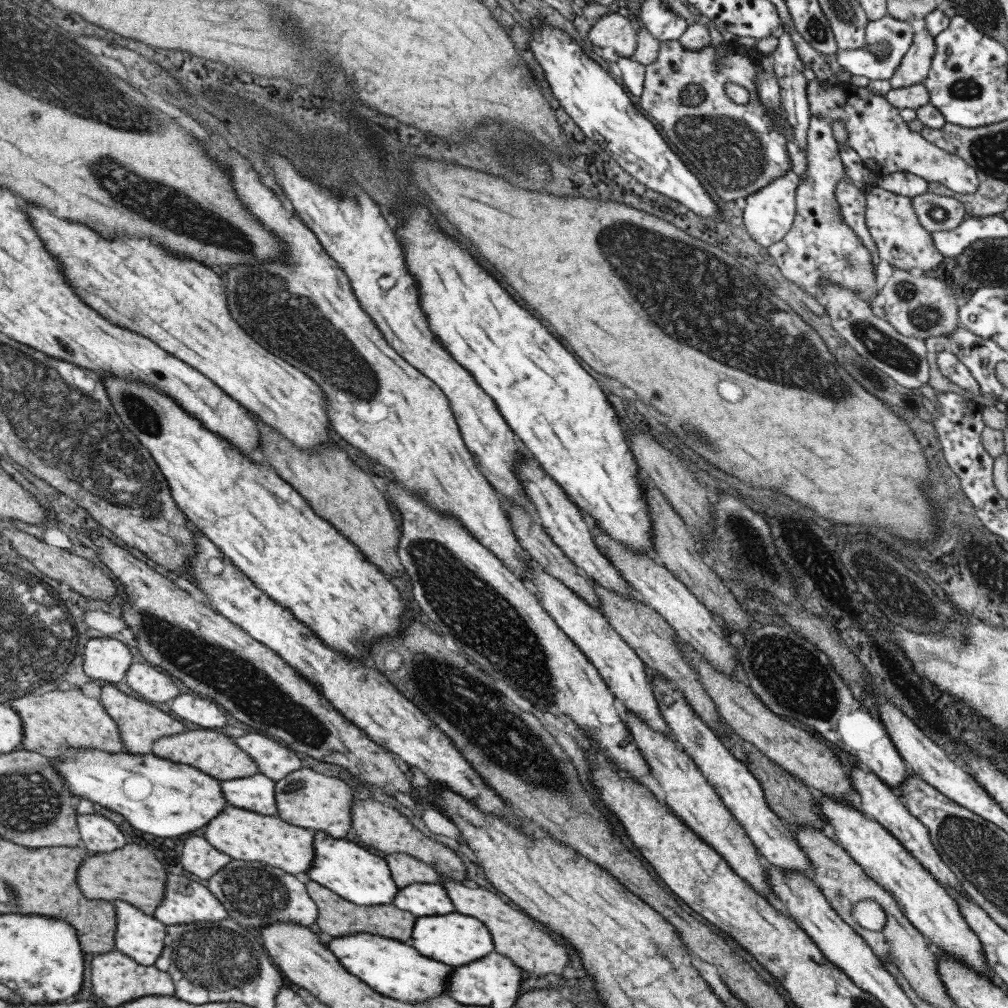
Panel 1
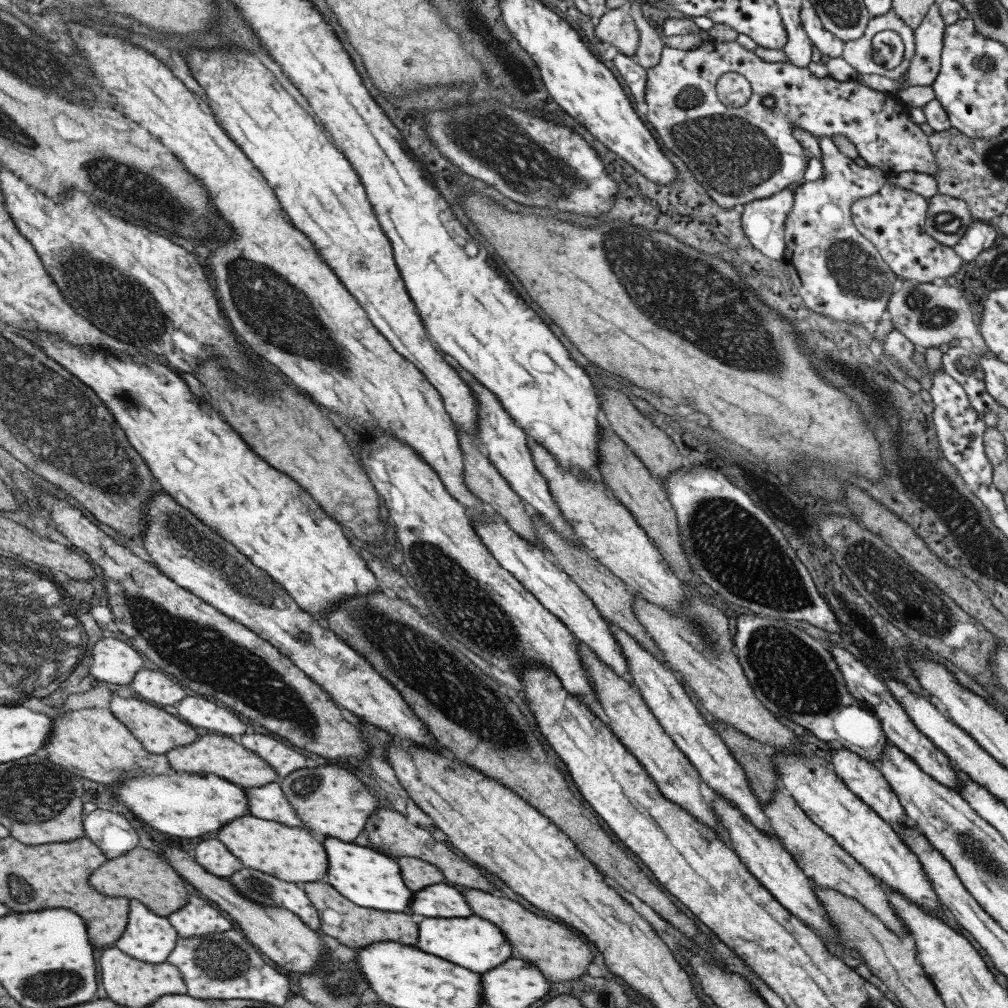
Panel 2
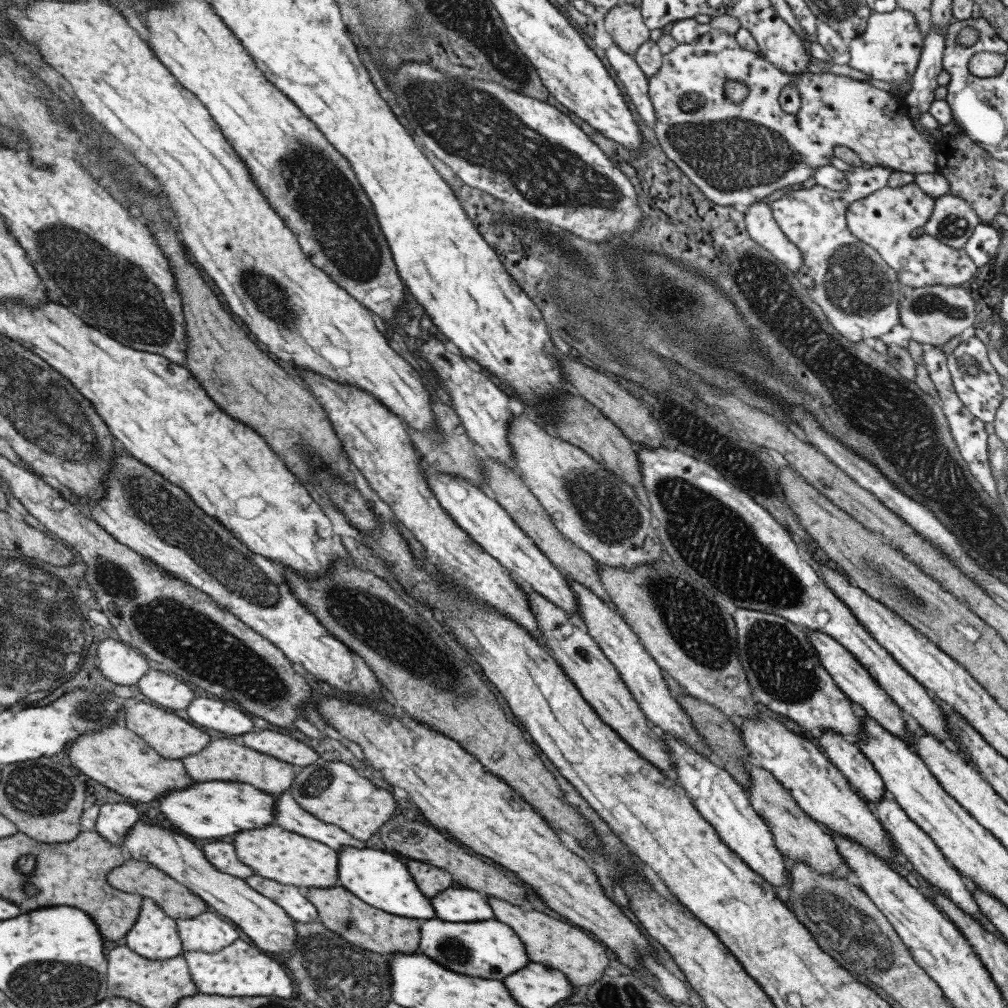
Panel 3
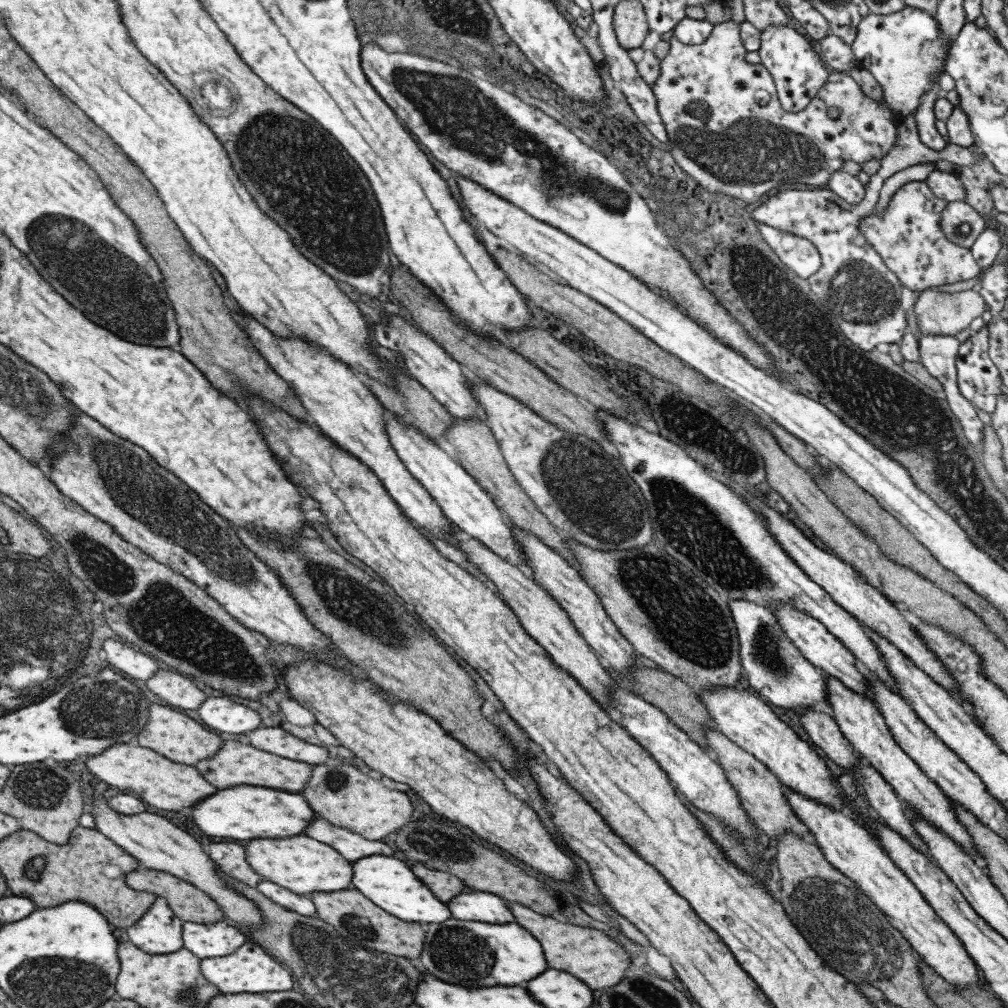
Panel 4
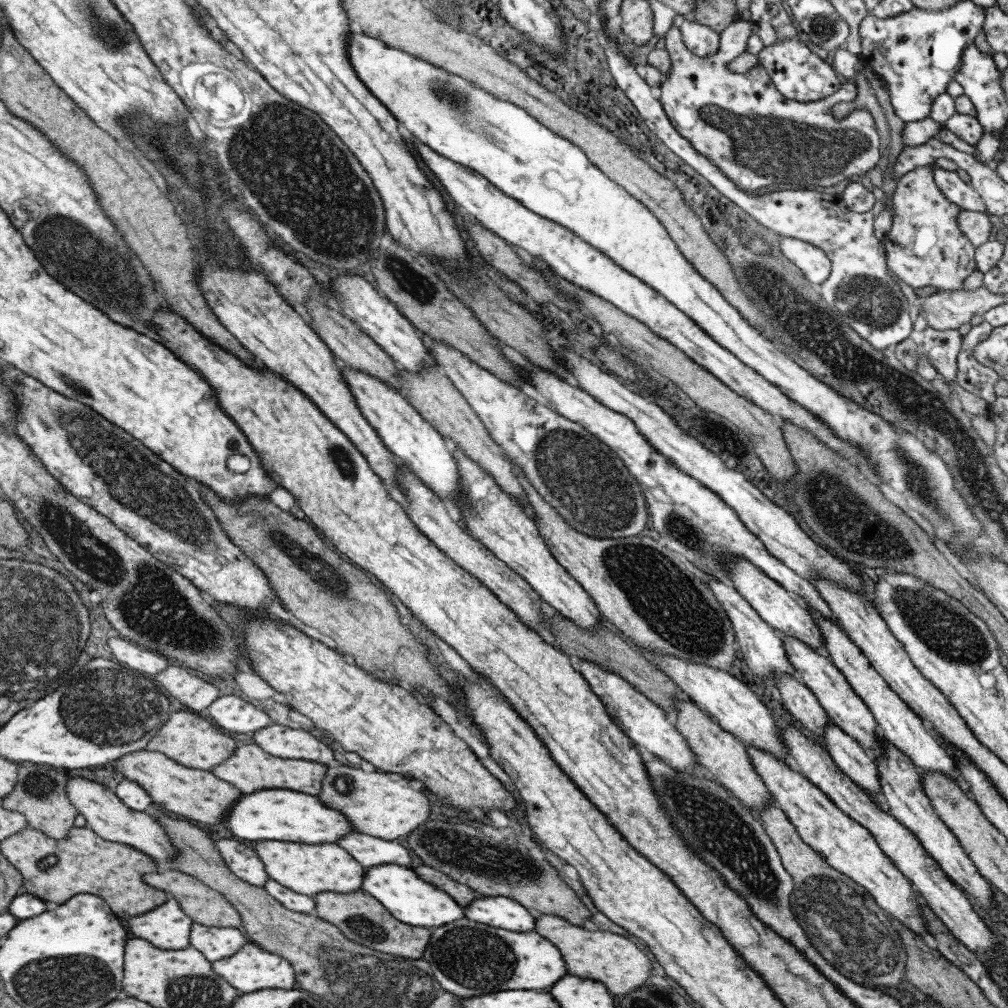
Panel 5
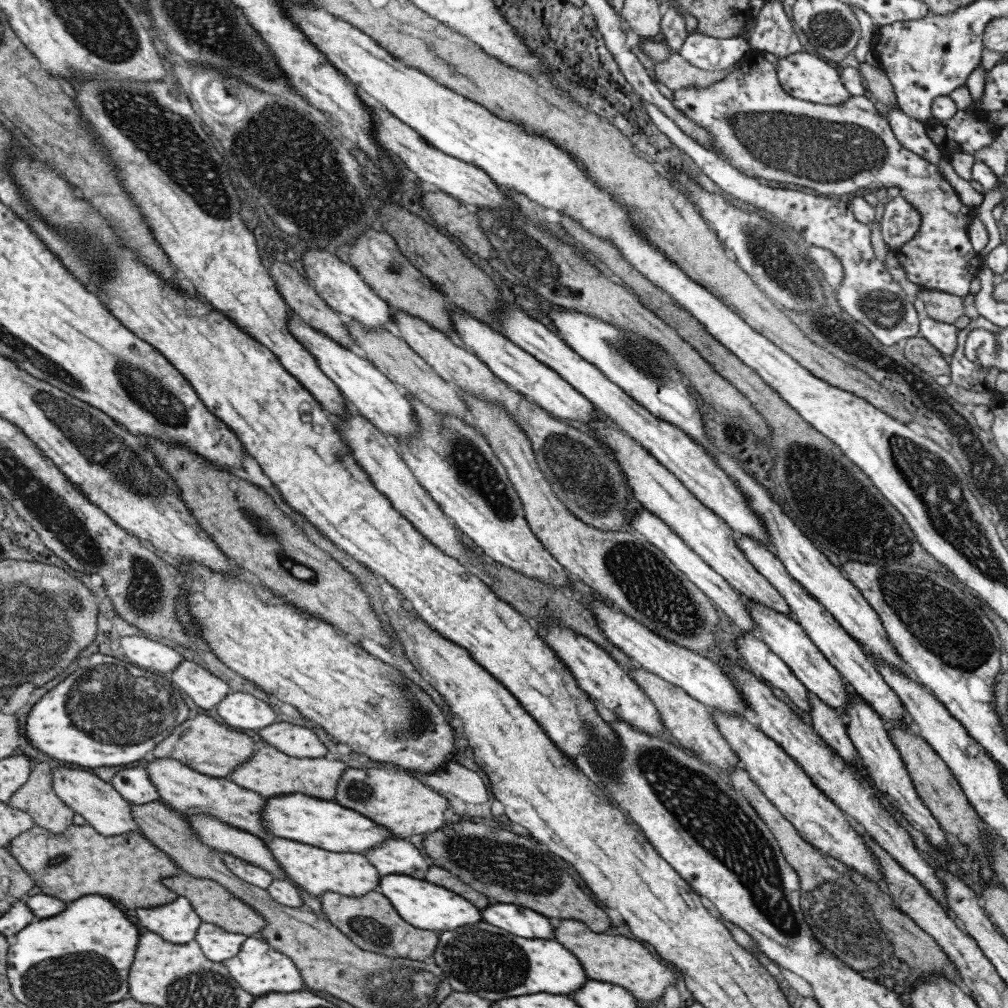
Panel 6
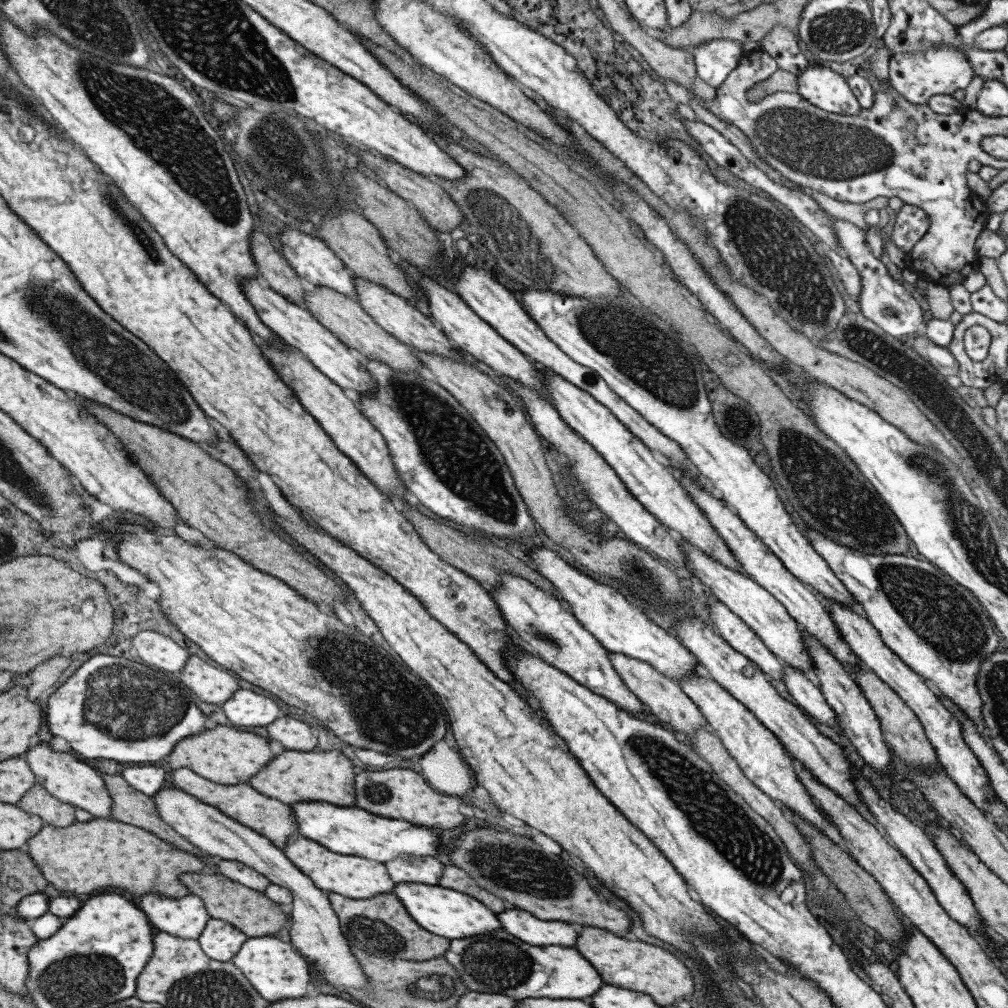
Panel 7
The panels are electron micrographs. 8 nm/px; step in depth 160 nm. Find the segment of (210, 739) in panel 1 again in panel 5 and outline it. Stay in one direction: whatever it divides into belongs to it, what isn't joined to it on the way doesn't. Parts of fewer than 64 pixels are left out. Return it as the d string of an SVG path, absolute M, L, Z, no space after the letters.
M249 744L249 746L239 746L233 752L233 756L229 756L223 764L213 768L213 774L219 780L229 782L231 786L235 786L243 794L245 792L255 792L257 788L267 788L287 789L315 797L321 790L321 778L325 774L326 767L324 764L313 764L313 761L308 760L281 760L281 758L269 756L267 752L261 752L261 748L257 748L255 744Z

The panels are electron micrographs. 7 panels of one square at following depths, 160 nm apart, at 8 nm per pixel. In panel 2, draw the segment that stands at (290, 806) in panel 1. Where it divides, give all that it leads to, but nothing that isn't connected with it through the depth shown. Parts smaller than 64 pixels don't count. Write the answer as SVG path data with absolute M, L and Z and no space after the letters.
M327 762L317 768L300 768L281 777L277 783L294 813L301 819L301 828L321 832L348 843L352 843L359 836L372 815L371 812L379 804L377 798L367 791L357 776L335 762Z

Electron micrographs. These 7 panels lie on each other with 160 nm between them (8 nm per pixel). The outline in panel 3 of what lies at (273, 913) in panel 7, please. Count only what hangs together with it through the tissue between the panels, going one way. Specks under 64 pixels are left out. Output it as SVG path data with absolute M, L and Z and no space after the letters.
M129 857L125 859L121 866L109 871L107 878L109 878L109 884L113 888L119 888L121 892L141 894L141 896L147 896L147 898L156 901L156 904L169 918L193 918L206 911L206 902L203 902L203 899L200 899L194 892L191 892L164 872L161 872L161 869L155 868L145 861L133 860Z

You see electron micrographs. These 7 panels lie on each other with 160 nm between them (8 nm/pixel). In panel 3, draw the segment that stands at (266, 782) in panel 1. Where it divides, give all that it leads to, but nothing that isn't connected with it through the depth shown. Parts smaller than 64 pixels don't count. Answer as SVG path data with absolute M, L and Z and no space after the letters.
M288 791L274 795L274 823L289 832L295 832L299 836L317 840L333 850L339 850L344 846L353 848L365 848L365 841L354 839L347 832L333 825L321 822L314 816L309 816L293 799Z

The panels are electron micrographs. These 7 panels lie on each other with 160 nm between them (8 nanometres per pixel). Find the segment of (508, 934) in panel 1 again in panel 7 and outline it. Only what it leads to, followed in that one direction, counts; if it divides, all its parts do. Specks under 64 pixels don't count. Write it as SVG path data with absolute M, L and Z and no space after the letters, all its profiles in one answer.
M587 926L577 934L575 948L597 970L597 974L603 978L603 984L613 984L613 986L621 984L621 988L649 994L653 1002L659 1006L673 1005L673 1002L681 1000L683 996L688 998L695 992L695 982L691 972L683 966L679 958L663 948L645 942L627 942L607 930L587 928Z

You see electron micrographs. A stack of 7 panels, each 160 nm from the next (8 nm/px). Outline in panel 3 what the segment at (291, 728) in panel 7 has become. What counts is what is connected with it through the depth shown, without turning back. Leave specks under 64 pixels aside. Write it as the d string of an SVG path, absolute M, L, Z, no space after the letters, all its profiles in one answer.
M269 729L263 732L246 732L241 735L241 738L243 746L253 748L261 754L269 754L273 758L279 758L298 769L313 764L320 757L313 749L294 737L275 731L271 732Z

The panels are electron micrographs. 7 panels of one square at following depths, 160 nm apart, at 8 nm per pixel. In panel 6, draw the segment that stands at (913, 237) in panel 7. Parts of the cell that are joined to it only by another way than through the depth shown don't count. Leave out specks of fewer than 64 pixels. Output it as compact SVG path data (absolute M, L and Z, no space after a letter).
M898 195L890 199L880 221L881 236L889 250L911 240L920 228L920 220L919 213L904 198Z

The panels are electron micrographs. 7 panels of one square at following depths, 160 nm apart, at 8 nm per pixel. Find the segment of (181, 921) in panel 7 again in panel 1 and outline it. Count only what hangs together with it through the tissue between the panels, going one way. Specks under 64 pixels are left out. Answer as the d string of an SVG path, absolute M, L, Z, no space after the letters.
M117 902L115 949L136 964L150 966L164 949L166 925L127 902Z

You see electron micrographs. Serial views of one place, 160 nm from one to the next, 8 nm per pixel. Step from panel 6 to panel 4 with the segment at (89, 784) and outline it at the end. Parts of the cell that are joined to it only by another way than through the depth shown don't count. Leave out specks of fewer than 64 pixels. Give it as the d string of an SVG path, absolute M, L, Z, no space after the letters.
M99 796L92 802L92 815L96 820L96 829L104 833L113 844L121 844L120 847L125 848L126 853L139 861L140 868L166 872L183 879L209 895L225 917L245 926L248 931L260 927L262 916L258 908L216 874L215 865L206 855L200 839L188 830L179 830L179 826L169 822L165 814L146 810L134 815L122 815L109 808L108 799Z

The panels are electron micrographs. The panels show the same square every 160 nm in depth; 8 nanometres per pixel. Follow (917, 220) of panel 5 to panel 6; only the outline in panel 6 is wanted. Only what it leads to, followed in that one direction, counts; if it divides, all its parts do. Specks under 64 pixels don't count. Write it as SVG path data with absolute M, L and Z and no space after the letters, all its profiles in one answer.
M749 54L737 62L737 68L707 88L682 87L672 91L671 102L697 127L704 128L712 140L713 152L725 159L741 174L759 180L789 182L812 188L821 194L855 194L861 188L899 189L904 198L921 217L920 228L911 240L894 252L899 268L907 278L924 289L935 289L953 296L968 294L969 284L981 269L981 259L972 249L967 227L976 217L977 209L965 206L953 187L942 178L937 165L902 147L894 137L888 120L875 109L864 95L853 96L841 104L813 104L789 96L779 84L776 70L761 55Z

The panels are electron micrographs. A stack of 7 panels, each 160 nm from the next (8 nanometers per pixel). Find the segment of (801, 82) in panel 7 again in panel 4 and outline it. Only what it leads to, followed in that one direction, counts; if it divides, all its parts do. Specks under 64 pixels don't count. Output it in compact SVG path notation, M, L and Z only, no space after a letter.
M770 24L760 32L759 40L759 50L756 52L760 63L774 82L781 108L790 113L799 112L826 83L830 69L820 61L817 52L813 51L815 44L787 25Z

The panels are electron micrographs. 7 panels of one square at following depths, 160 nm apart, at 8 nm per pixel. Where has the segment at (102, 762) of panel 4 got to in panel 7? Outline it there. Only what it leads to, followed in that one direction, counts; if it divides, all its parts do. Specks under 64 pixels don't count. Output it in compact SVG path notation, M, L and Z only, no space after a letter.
M175 768L168 772L171 784L168 786L182 790L185 794L194 796L199 802L215 806L219 812L225 812L225 816L232 817L239 824L253 829L261 836L268 838L278 849L284 848L289 836L296 832L296 822L294 821L293 809L282 802L277 802L273 798L261 796L247 784L235 784L235 786L223 786L223 784L213 784L197 774L193 774L188 768Z

